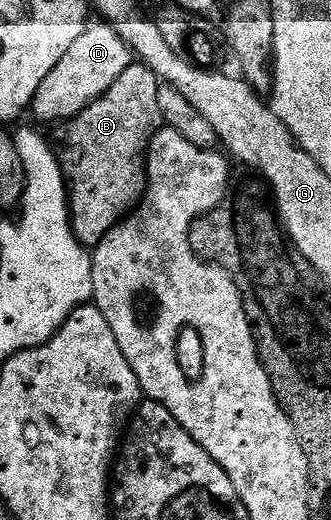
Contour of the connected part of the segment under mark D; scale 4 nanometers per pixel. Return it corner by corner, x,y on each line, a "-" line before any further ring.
106,20
92,21
73,40
73,45
69,47
69,52
57,60
57,68
41,80
41,88
33,96
29,107
30,117
35,117
39,122
59,122
65,124
78,116
90,102
97,100
125,72
125,68
133,65
133,55
131,49
121,40
121,36
115,27

